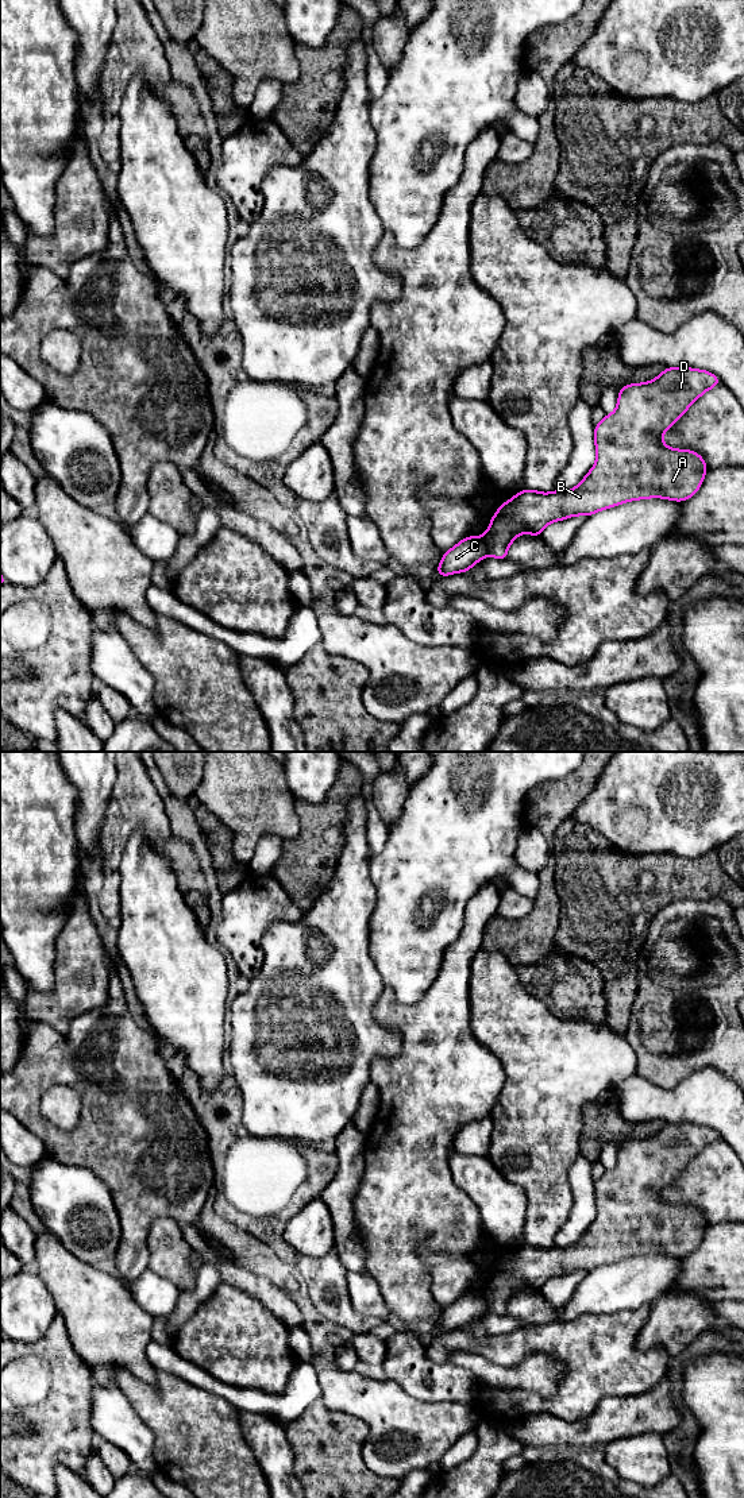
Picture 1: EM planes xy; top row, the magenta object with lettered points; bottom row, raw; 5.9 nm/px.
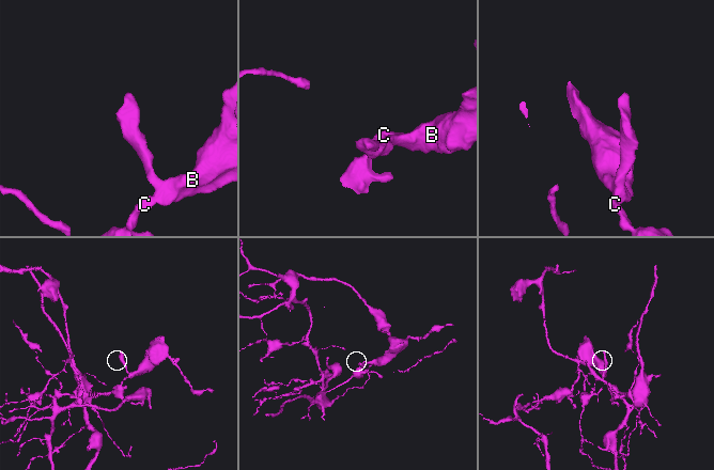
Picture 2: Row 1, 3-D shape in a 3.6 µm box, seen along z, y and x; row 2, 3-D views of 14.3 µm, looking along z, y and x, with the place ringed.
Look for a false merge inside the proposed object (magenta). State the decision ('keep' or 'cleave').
cleave

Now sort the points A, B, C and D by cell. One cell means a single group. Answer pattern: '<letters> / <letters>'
A B D / C

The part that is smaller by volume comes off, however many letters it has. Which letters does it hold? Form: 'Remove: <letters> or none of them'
Remove: A, B, D

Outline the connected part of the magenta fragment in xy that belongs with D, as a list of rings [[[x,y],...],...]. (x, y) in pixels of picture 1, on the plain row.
[[[666,1123],[649,1138],[620,1143],[617,1165],[605,1170],[602,1177],[594,1181],[597,1216],[591,1225],[568,1247],[554,1244],[550,1250],[544,1250],[524,1244],[504,1258],[482,1292],[489,1310],[506,1316],[509,1301],[521,1289],[528,1287],[532,1293],[541,1292],[544,1283],[554,1277],[564,1277],[574,1271],[589,1273],[637,1255],[664,1254],[685,1258],[691,1254],[698,1248],[709,1223],[698,1208],[666,1202],[663,1189],[674,1182],[703,1148],[720,1139],[721,1135],[706,1126]]]

